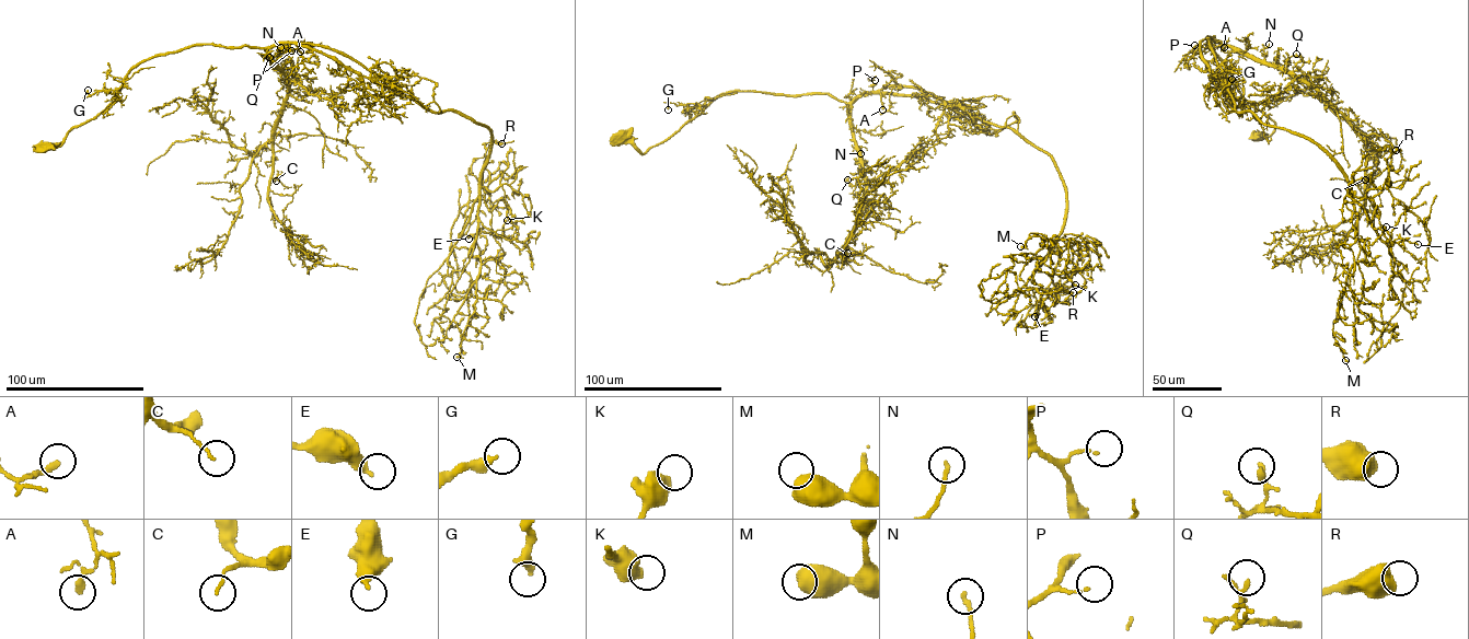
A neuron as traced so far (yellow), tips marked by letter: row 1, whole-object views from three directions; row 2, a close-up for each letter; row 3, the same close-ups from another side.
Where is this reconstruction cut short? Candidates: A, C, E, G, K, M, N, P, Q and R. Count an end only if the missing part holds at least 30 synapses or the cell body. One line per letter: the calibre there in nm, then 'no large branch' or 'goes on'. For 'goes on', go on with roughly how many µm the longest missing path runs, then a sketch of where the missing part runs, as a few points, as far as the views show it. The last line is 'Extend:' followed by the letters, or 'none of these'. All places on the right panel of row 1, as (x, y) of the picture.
A: calibre 280 nm; no large branch
C: calibre 120 nm; no large branch
E: calibre 420 nm; no large branch
G: calibre 360 nm; no large branch
K: calibre 650 nm; no large branch
M: calibre 650 nm; no large branch
N: calibre 180 nm; no large branch
P: calibre 90 nm; no large branch
Q: calibre 130 nm; no large branch
R: calibre 850 nm; no large branch
Extend: none of these

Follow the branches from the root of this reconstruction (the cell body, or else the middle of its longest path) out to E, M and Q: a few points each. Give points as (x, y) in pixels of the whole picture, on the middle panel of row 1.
E: (621, 136), (644, 153), (729, 92), (912, 95), (1017, 130), (1066, 196), (1021, 287), (1042, 289), (1034, 316)
M: (621, 136), (644, 153), (729, 92), (924, 97), (1051, 157), (1065, 223), (1039, 265), (1041, 239), (1020, 246)
Q: (621, 136), (644, 153), (729, 92), (825, 93), (845, 103), (859, 151), (863, 178), (854, 186), (847, 179)

